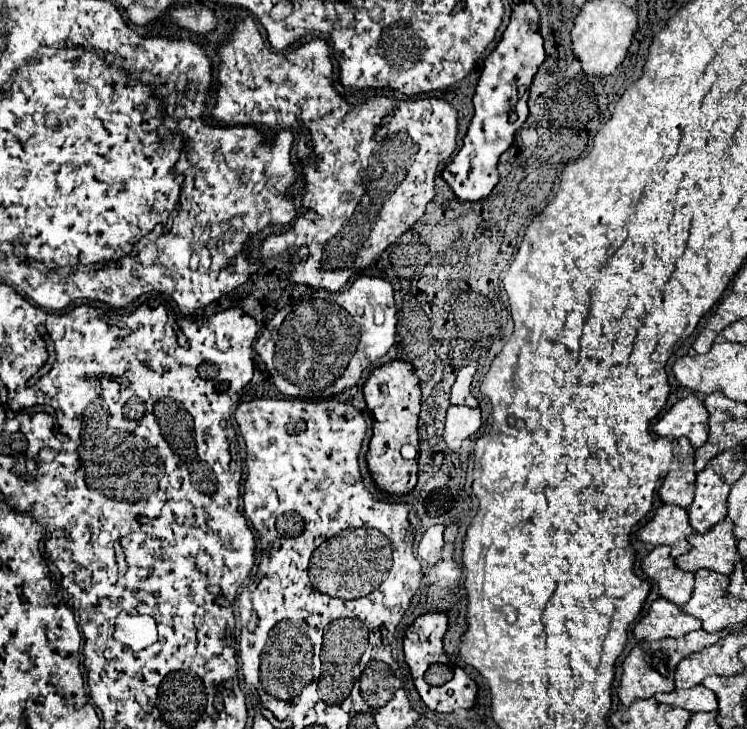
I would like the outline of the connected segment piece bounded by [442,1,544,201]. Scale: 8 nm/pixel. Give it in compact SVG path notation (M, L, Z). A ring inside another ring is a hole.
M530 1L514 5L512 23L504 31L498 47L486 57L482 75L474 93L474 117L464 137L464 147L446 165L444 181L462 201L480 201L490 195L498 183L498 159L512 145L514 133L528 117L528 89L544 61L544 45L538 33L538 11Z

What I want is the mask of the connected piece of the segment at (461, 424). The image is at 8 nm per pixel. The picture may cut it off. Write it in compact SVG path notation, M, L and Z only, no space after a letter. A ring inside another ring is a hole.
M450 405L446 413L446 427L444 439L450 449L460 449L462 441L472 437L480 429L480 409L478 407L464 407L464 405Z

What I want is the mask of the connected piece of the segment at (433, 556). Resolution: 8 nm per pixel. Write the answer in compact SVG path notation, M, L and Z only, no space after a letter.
M434 525L424 533L424 537L418 545L418 555L428 565L434 565L434 563L440 561L440 551L442 551L442 545L444 545L442 533L444 533L444 525Z

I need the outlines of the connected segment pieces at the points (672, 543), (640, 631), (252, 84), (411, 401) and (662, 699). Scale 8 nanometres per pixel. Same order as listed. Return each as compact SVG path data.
M662 505L656 515L638 529L636 537L654 547L668 545L672 549L672 557L678 557L688 551L686 537L690 533L694 533L694 529L688 523L688 511L676 505Z
M656 599L650 605L648 613L638 619L632 633L636 641L644 641L644 639L658 641L658 639L668 639L668 637L676 639L700 627L702 627L700 619L686 615L678 605L666 599Z
M244 17L232 31L232 37L228 41L224 41L218 49L218 55L222 59L220 63L220 89L218 89L218 101L216 101L216 111L214 111L214 119L216 121L224 121L228 125L232 123L244 123L244 125L264 125L270 129L290 129L292 133L296 133L298 137L298 157L302 161L302 167L306 171L306 179L310 181L310 189L308 195L304 199L304 211L312 211L312 215L308 217L308 233L304 233L302 237L294 237L294 247L286 247L286 253L292 255L292 275L290 281L300 283L300 285L310 285L310 287L324 287L330 291L342 291L346 287L346 283L364 267L372 265L378 255L382 251L388 249L390 243L394 243L404 231L408 231L426 211L426 205L432 201L434 197L434 179L436 179L436 171L440 163L446 163L450 159L450 155L456 149L456 131L458 131L458 115L456 109L446 103L444 99L392 99L392 97L372 97L368 99L364 105L354 105L350 103L346 97L340 97L332 85L332 63L328 57L328 43L324 39L314 39L298 49L292 49L288 53L274 53L274 49L262 41L260 31L258 31L258 23L252 21L252 17Z
M394 359L372 371L370 379L364 383L364 399L374 415L374 433L370 449L366 455L368 469L376 485L392 495L404 495L414 489L418 481L416 459L404 459L400 455L402 445L410 443L418 447L418 413L420 413L420 379L408 361Z
M696 685L692 689L674 689L672 693L656 693L654 699L662 705L682 707L690 713L716 711L718 709L716 695L710 693L710 689L704 689L704 685Z

